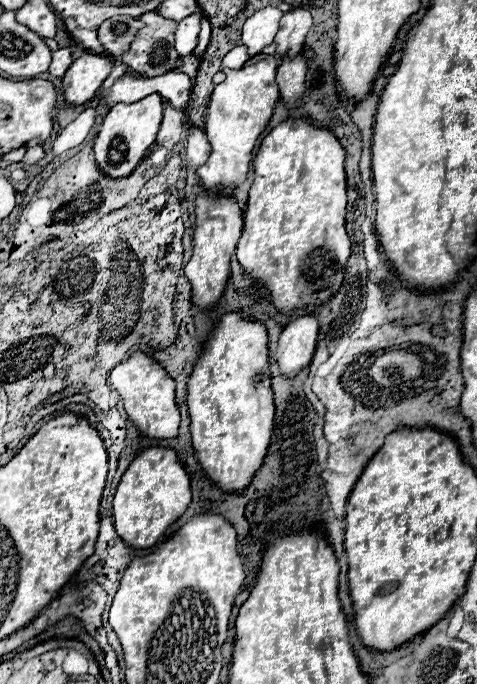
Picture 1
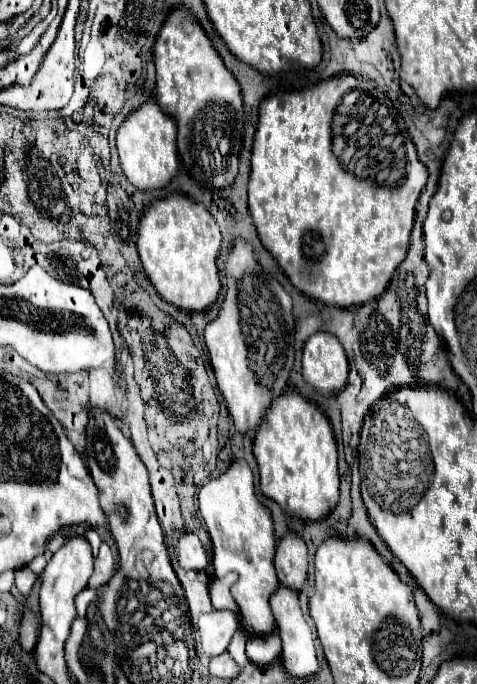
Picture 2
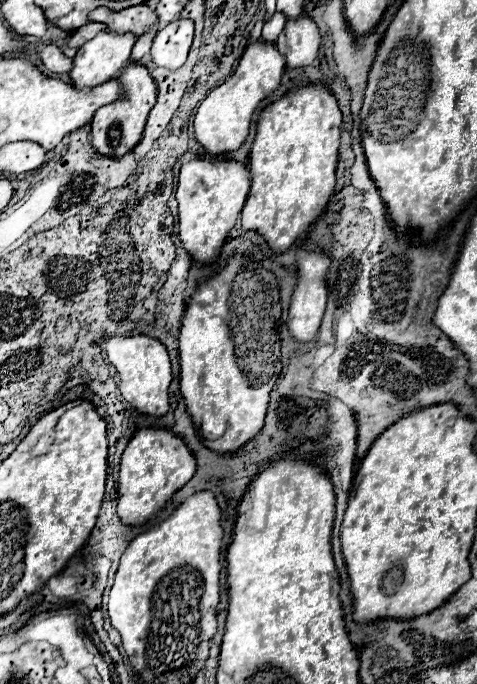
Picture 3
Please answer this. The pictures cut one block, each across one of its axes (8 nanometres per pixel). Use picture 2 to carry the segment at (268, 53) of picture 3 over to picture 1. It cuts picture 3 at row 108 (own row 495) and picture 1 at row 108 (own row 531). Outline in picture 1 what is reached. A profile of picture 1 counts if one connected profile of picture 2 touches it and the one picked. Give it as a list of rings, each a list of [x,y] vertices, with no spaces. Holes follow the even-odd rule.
[[[272,54],[252,56],[240,70],[224,70],[226,80],[218,84],[210,96],[206,110],[204,132],[212,146],[212,154],[204,166],[196,170],[202,186],[210,192],[232,194],[232,190],[246,180],[250,154],[258,136],[266,130],[274,104],[278,102],[278,86],[274,86],[274,72],[278,68],[278,58]]]

